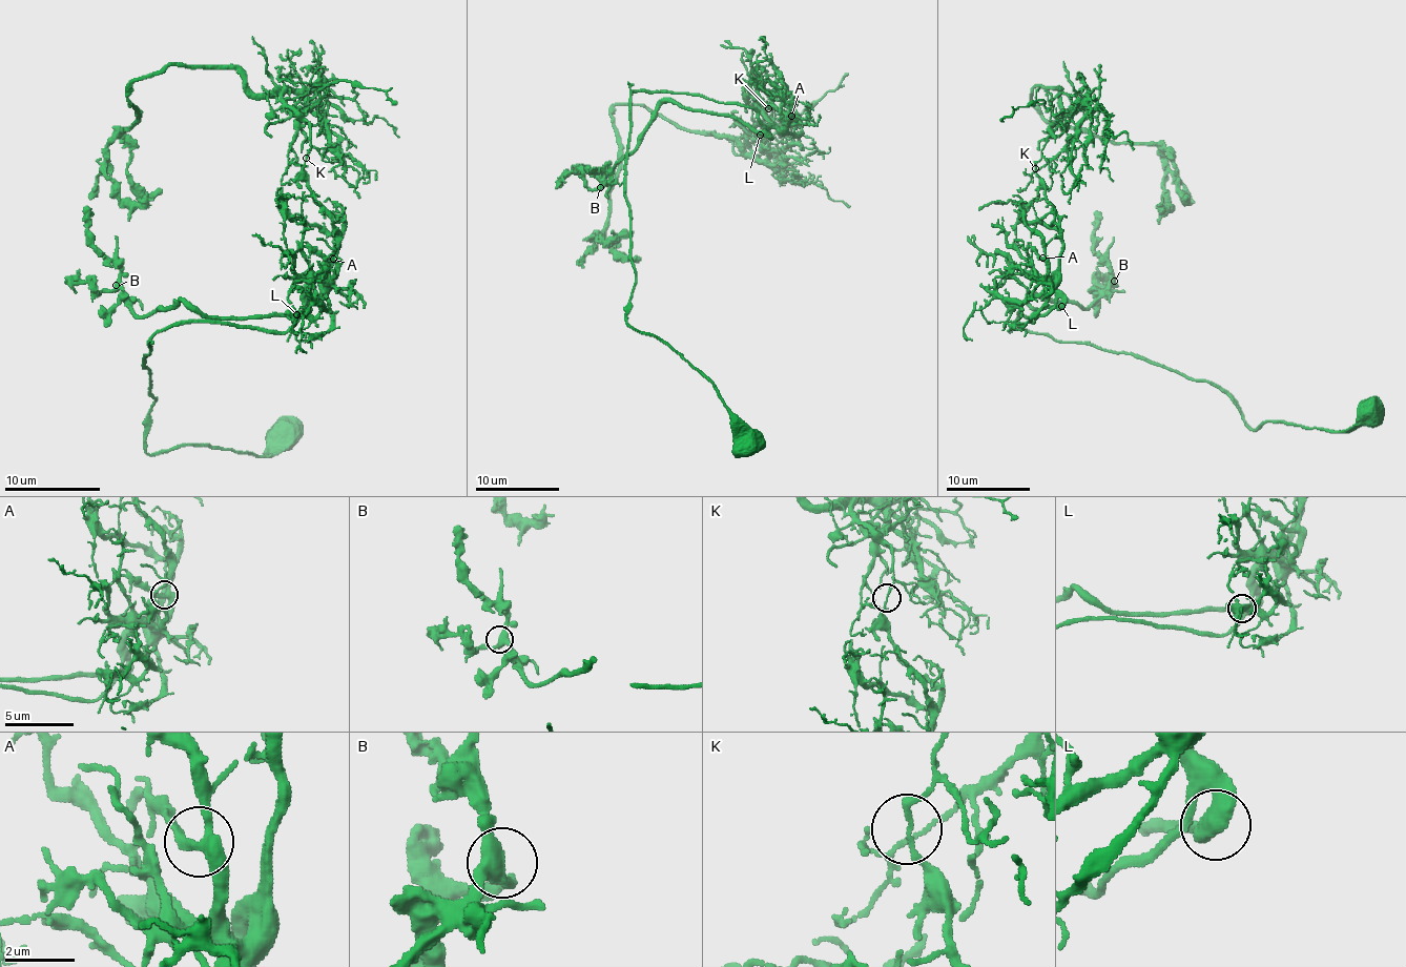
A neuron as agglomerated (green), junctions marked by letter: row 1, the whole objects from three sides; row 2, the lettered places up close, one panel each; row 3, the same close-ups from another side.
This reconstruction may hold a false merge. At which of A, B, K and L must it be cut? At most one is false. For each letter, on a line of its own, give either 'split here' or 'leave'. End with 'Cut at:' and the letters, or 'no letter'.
A: leave
B: leave
K: split here
L: leave
Cut at: K

